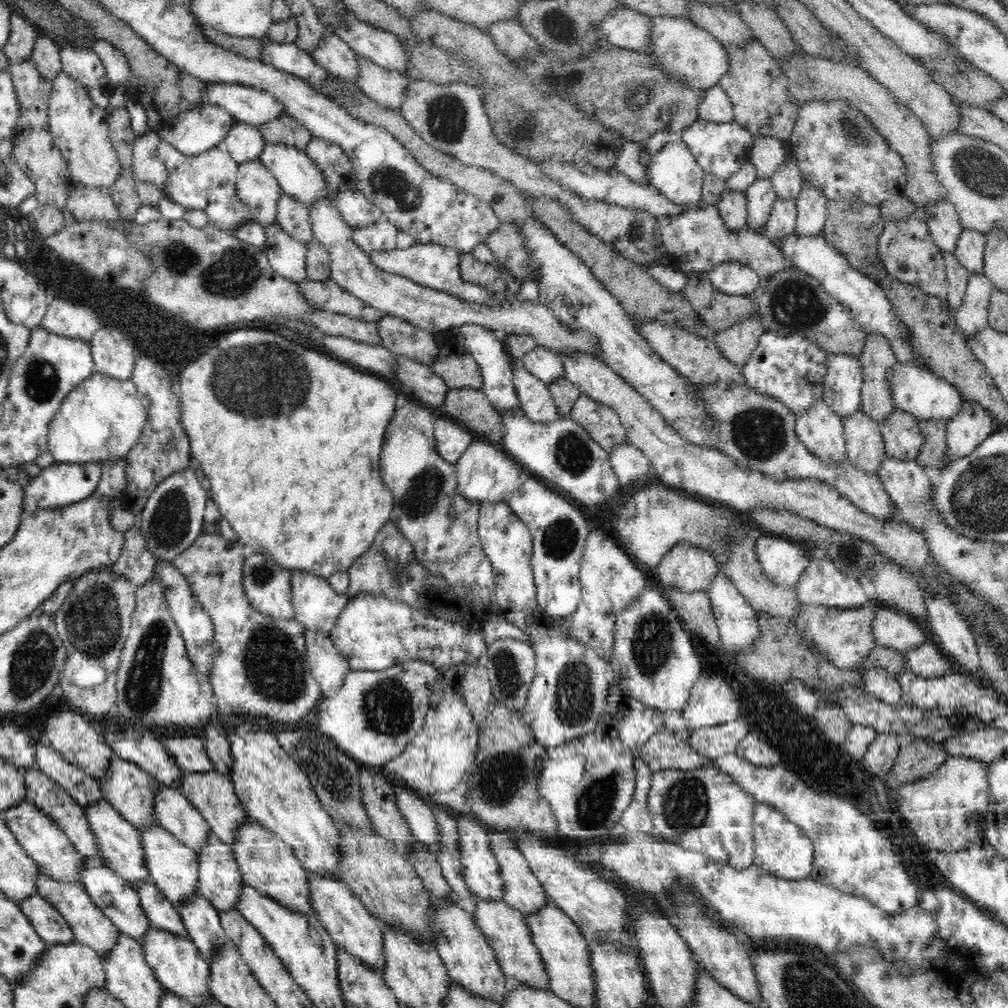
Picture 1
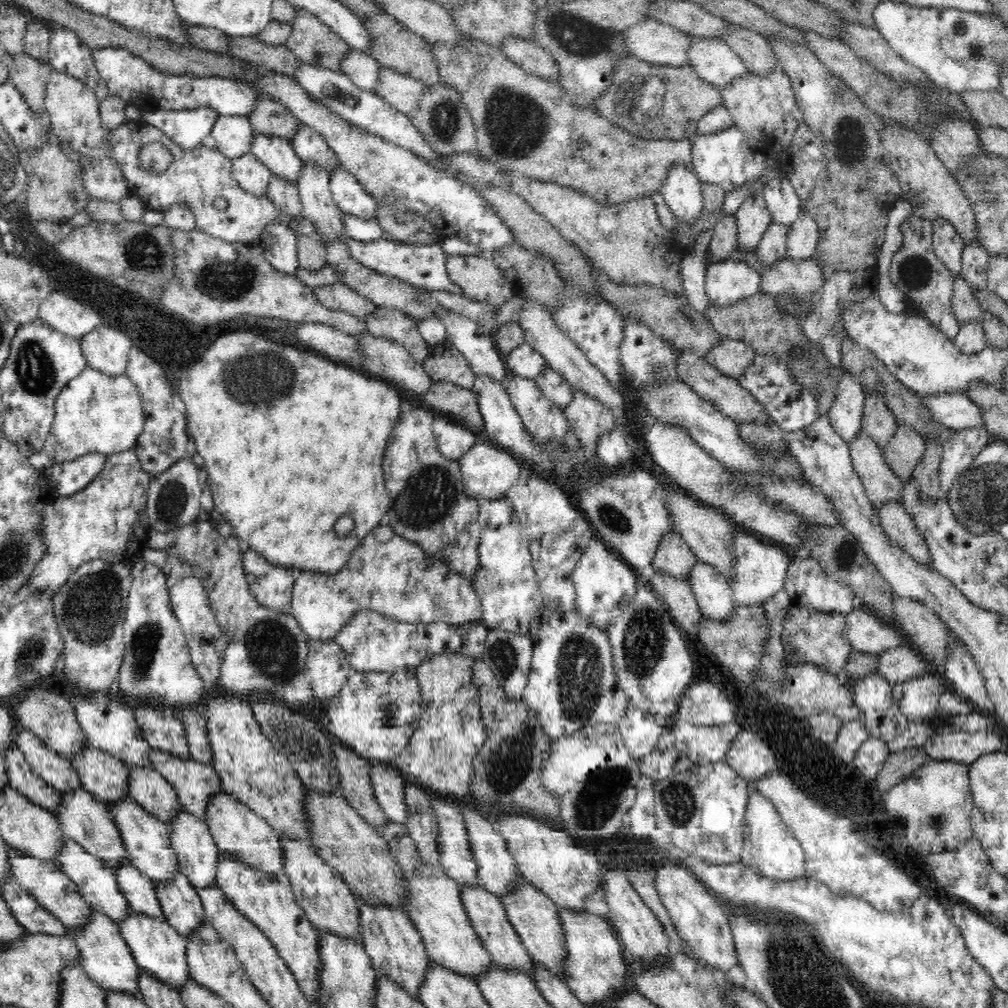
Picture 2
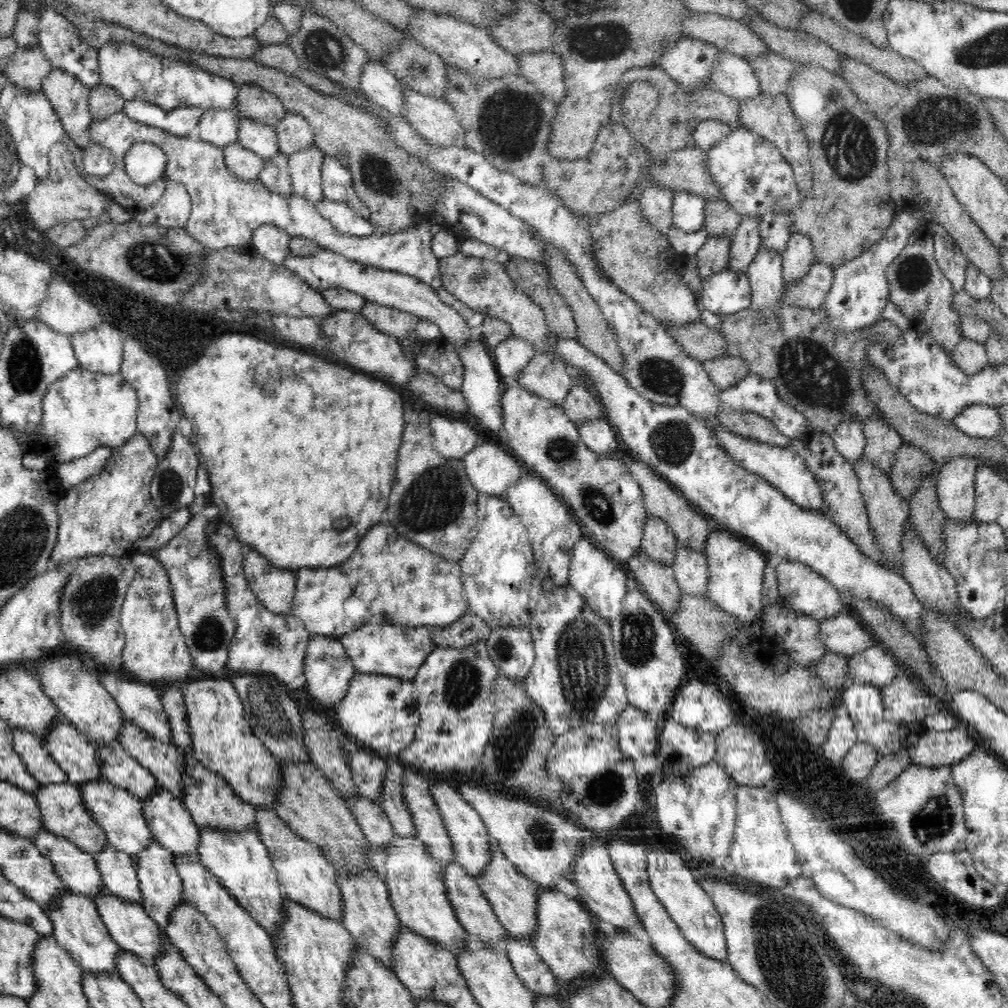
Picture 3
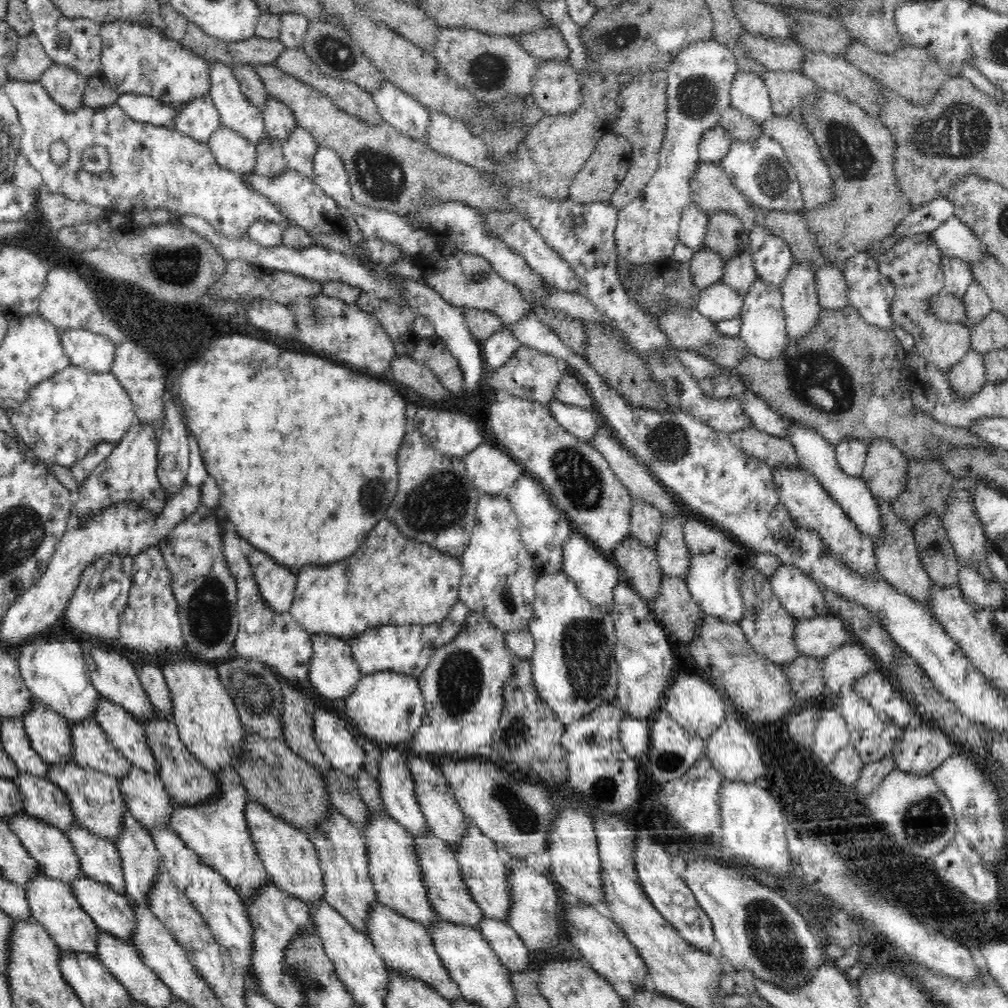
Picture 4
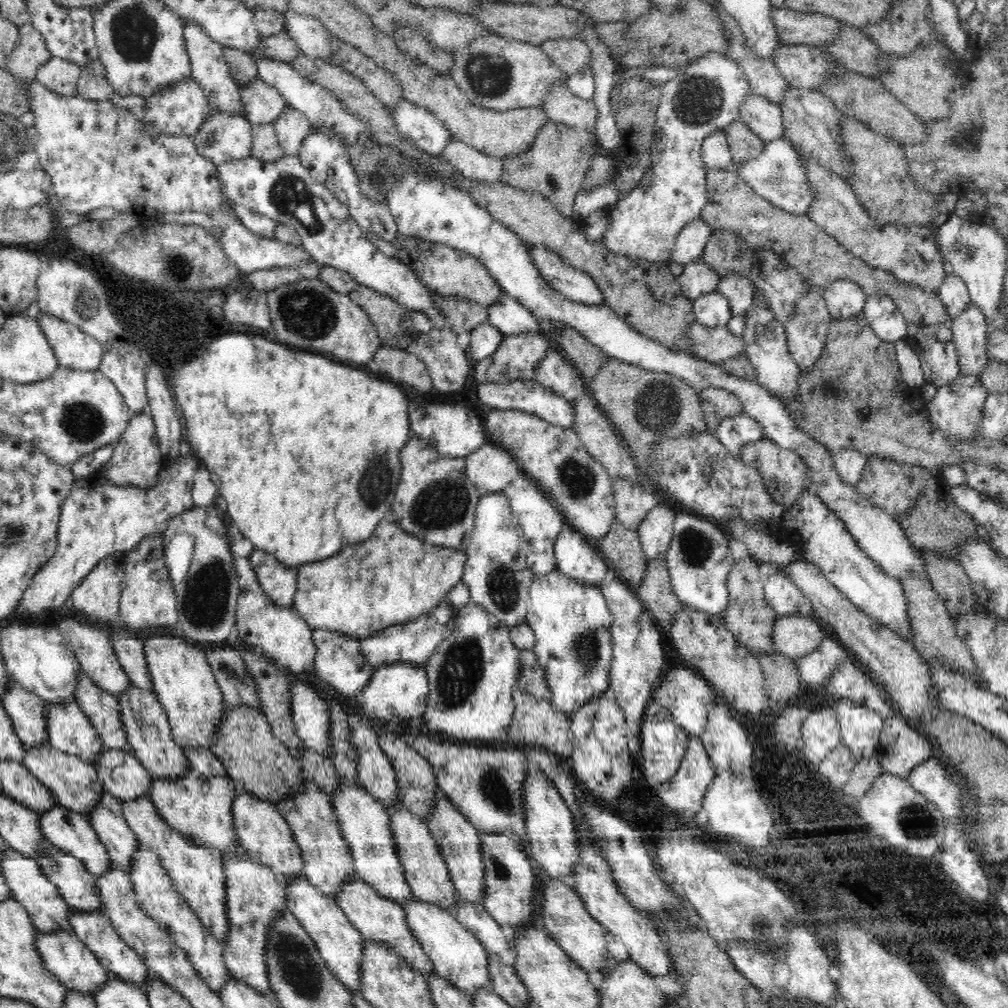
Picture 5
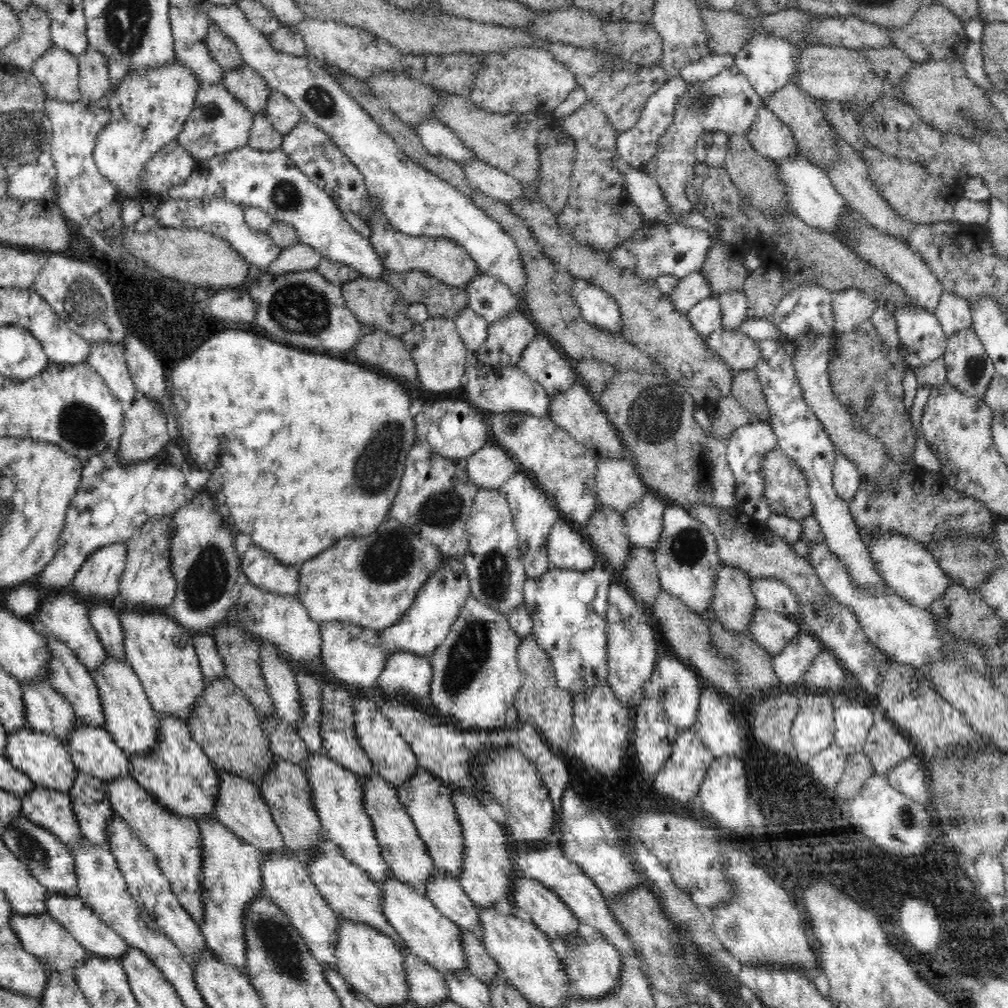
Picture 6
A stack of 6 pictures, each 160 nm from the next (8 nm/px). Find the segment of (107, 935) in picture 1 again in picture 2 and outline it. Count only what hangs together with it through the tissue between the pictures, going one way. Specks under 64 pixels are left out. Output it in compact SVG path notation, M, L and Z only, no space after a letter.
M10 847L7 850L8 862L11 866L11 874L32 897L56 918L59 918L67 930L78 928L88 924L90 918L95 914L93 909L86 903L84 897L78 892L77 884L64 874L59 868L56 861L52 859L37 859L26 856L24 853Z

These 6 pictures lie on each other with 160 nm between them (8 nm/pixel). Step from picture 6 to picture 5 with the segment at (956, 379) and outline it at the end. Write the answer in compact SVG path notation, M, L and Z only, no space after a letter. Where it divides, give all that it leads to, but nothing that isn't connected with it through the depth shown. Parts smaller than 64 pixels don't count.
M974 305L949 323L954 335L954 347L958 351L961 374L973 374L981 378L991 360L987 356L988 322L984 313Z

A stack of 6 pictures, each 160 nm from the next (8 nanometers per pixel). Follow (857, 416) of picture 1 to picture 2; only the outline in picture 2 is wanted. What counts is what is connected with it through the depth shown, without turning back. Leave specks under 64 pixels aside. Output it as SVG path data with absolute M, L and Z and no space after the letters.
M861 430L849 445L854 470L862 479L873 508L886 502L900 503L902 484L899 476L886 464L883 449Z

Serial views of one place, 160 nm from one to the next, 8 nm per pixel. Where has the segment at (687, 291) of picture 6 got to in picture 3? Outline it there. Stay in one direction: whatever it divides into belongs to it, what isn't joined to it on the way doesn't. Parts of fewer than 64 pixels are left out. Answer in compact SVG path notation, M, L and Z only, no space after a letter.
M712 236L707 238L702 248L697 252L697 271L701 281L722 272L728 266L730 258L730 236Z

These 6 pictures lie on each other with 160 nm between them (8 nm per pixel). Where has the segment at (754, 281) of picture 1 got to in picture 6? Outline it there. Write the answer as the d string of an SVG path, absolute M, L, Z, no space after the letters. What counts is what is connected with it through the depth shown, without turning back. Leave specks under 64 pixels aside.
M716 297L706 298L687 313L688 319L694 330L703 337L710 336L712 332L723 329L722 327L722 308Z

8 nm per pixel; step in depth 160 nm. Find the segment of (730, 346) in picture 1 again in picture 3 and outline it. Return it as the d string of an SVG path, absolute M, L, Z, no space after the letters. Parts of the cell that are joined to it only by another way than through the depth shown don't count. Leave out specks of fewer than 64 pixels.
M721 357L710 360L703 366L710 380L721 390L744 380L749 374L748 363L740 357Z

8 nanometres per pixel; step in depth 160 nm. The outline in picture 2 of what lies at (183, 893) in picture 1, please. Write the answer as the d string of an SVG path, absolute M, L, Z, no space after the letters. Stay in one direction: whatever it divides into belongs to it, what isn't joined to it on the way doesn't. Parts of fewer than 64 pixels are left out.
M130 799L108 803L107 806L108 811L112 813L112 818L116 820L116 827L120 830L122 841L124 841L124 849L131 857L131 864L144 876L163 883L169 881L176 873L181 873L176 853L170 845L167 824Z

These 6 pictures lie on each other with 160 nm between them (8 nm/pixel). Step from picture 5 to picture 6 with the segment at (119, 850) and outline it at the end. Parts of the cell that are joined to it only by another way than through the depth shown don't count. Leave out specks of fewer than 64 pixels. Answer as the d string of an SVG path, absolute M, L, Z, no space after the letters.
M78 771L69 796L86 842L109 849L106 826L114 810L108 799L107 784L100 778Z

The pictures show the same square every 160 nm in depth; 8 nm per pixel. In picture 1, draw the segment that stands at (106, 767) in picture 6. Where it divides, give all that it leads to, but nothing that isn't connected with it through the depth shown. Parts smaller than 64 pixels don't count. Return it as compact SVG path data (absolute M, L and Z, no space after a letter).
M210 832L208 844L196 853L199 866L197 892L220 912L238 912L244 880L231 846Z

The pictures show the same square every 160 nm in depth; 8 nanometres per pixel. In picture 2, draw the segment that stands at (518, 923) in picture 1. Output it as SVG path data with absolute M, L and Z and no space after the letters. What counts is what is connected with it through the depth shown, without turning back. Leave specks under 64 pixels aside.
M462 885L460 887L460 896L468 919L483 942L484 948L489 952L492 966L496 969L518 969L529 974L535 962L531 959L524 945L521 944L520 937L510 923L499 896L488 892L488 889L482 886Z

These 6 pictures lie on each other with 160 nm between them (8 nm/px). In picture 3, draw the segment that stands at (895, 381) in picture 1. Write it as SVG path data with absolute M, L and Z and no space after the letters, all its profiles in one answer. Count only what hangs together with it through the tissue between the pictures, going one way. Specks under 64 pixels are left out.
M972 404L964 408L955 419L957 430L972 438L998 439L1003 423L997 408L985 404Z

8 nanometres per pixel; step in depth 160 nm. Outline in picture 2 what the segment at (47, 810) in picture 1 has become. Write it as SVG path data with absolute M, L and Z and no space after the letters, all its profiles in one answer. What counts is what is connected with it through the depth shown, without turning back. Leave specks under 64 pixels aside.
M11 742L1 755L8 766L9 786L24 794L31 802L56 814L62 800L61 792L36 776L17 742Z

